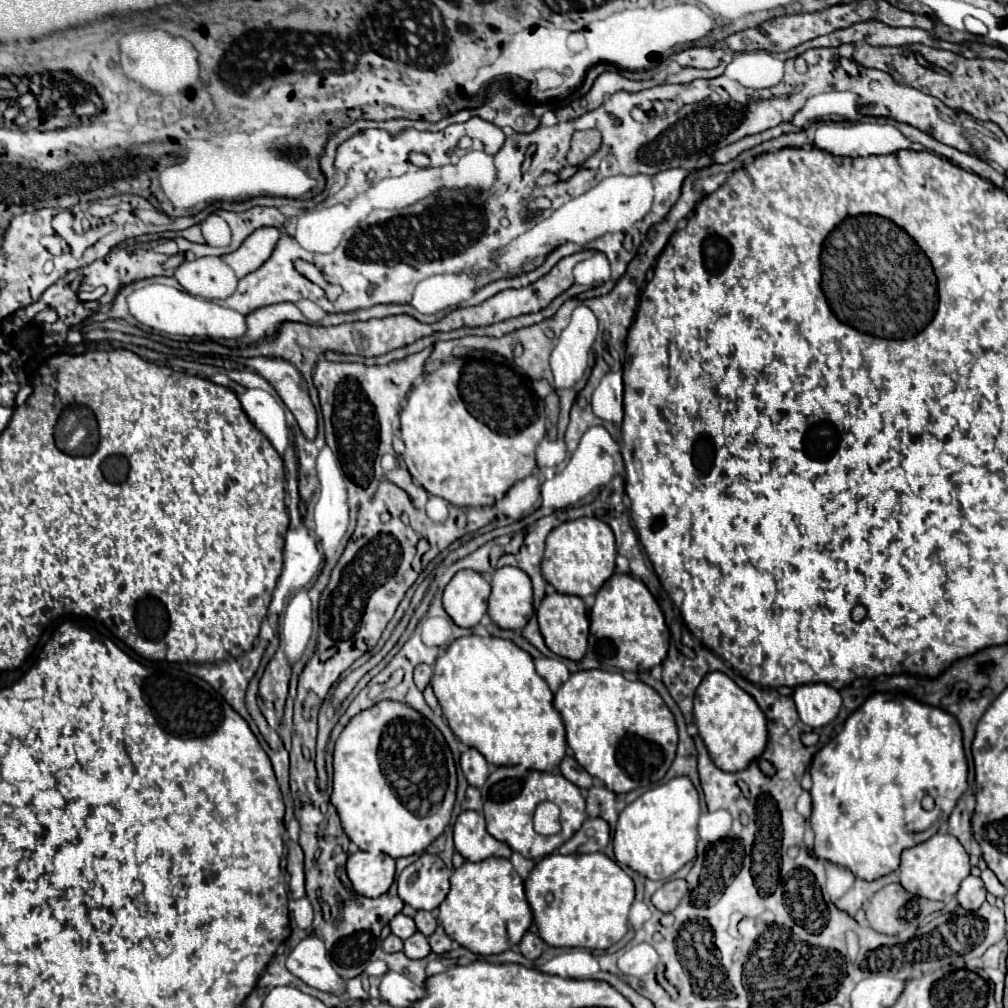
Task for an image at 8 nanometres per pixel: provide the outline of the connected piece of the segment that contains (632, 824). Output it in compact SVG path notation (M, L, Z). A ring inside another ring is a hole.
M673 778L663 786L647 790L631 802L617 820L613 852L621 866L627 866L649 880L667 880L695 858L699 796L689 778Z

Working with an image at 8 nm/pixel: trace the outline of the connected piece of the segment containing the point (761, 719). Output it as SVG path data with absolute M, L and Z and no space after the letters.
M709 672L695 692L695 724L699 736L707 744L707 752L717 768L723 772L747 770L767 746L767 718L757 702L741 690L727 674Z

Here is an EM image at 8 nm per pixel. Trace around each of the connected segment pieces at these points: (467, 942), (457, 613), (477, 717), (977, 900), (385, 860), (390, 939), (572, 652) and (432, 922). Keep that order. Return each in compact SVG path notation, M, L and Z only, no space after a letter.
M505 858L465 862L451 876L451 890L439 906L439 924L447 936L479 956L501 954L519 944L533 922L523 880Z
M461 570L443 592L443 608L455 626L473 628L487 612L489 592L491 586L479 572Z
M465 636L455 640L435 662L433 692L453 734L469 748L483 752L495 766L555 770L567 750L565 728L553 708L547 682L535 672L533 658L503 638Z
M967 876L961 882L961 888L957 892L957 902L967 910L967 912L975 912L981 908L981 904L985 902L985 886L981 882L981 878L975 876Z
M355 852L347 860L347 876L361 896L379 898L395 878L395 860L381 852Z
M389 934L389 936L385 938L385 942L383 942L383 950L389 952L389 954L393 954L393 952L401 952L401 950L403 950L403 940L397 938L395 934Z
M557 592L551 596L545 596L545 600L537 610L537 618L539 618L539 628L545 638L545 644L551 652L575 662L579 662L585 656L587 636L589 636L589 610L579 596L557 594Z
M419 910L413 920L417 924L417 930L423 932L425 936L431 936L435 932L435 928L437 928L437 920L433 918L431 912L425 912L425 910Z

